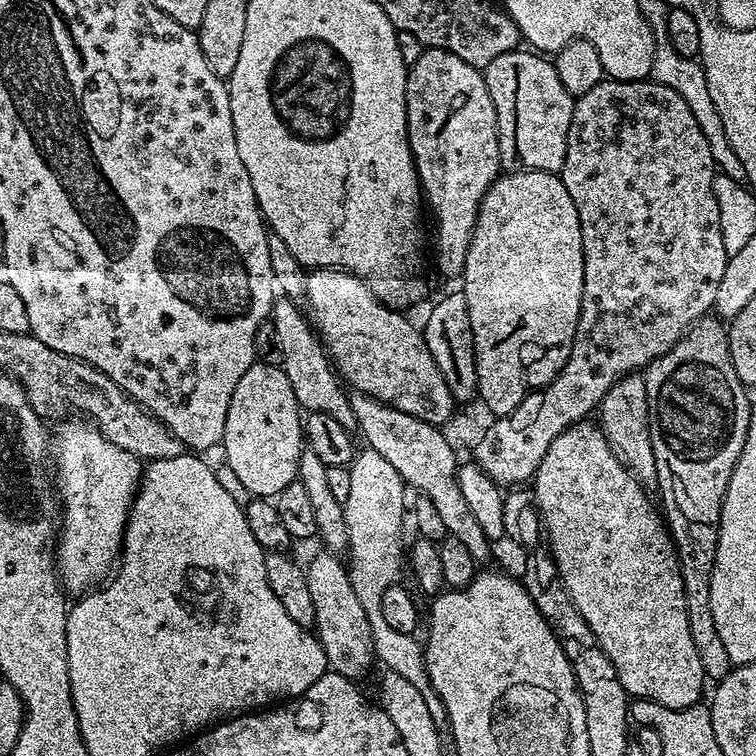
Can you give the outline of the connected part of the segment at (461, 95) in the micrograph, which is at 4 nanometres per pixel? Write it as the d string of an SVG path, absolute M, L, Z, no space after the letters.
M425 48L418 62L408 70L406 82L406 122L408 141L420 179L423 203L432 211L436 223L436 264L444 276L459 277L464 270L466 250L470 246L478 210L486 190L501 175L498 150L498 126L490 90L486 90L484 73L441 48Z

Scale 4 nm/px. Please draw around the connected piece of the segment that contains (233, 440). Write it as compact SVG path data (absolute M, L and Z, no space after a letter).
M253 362L238 378L222 441L223 459L238 474L249 497L275 498L298 478L302 451L302 409L294 398L294 386L279 364Z

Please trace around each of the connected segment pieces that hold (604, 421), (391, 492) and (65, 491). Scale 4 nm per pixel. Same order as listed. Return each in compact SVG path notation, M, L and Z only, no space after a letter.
M643 375L623 376L621 380L614 382L614 386L610 386L610 390L606 390L598 409L598 423L604 432L604 437L610 442L618 462L629 468L641 484L655 485L656 463L654 446L650 442L650 410Z
M367 446L361 447L361 449L361 452L359 449L353 455L352 463L347 465L350 474L350 495L346 497L346 502L343 504L346 538L348 539L346 567L350 586L354 586L354 594L358 594L358 602L362 602L362 610L366 610L366 618L370 618L370 634L376 651L375 659L379 663L381 660L387 671L402 674L402 678L406 678L420 691L422 698L426 698L426 707L429 708L431 716L434 717L434 727L438 730L438 738L448 742L452 739L452 727L448 721L444 704L438 698L436 691L432 689L432 683L426 674L424 649L421 641L416 641L417 637L413 634L401 634L399 630L391 628L386 623L386 617L382 614L382 594L386 594L386 590L401 579L400 568L402 572L402 565L406 560L402 553L402 544L400 548L400 531L404 528L404 516L406 520L406 504L404 508L406 485L404 479L398 474L398 470L394 470L394 466L390 466L390 462L386 462L386 458L382 458L382 454L378 454L378 450Z
M72 419L76 420L66 421L54 432L54 476L59 484L58 499L62 505L62 527L54 555L56 571L65 593L84 594L99 585L113 571L120 549L124 547L124 527L128 521L128 511L132 509L132 500L140 489L142 461L134 454L122 450L122 446L110 442L87 419Z

